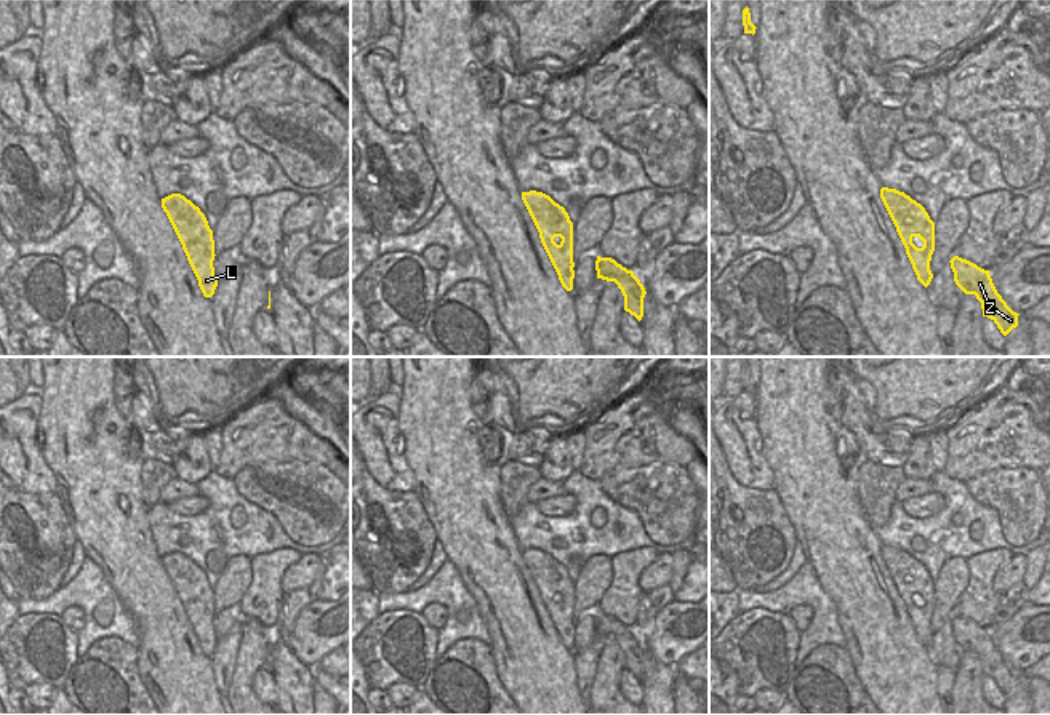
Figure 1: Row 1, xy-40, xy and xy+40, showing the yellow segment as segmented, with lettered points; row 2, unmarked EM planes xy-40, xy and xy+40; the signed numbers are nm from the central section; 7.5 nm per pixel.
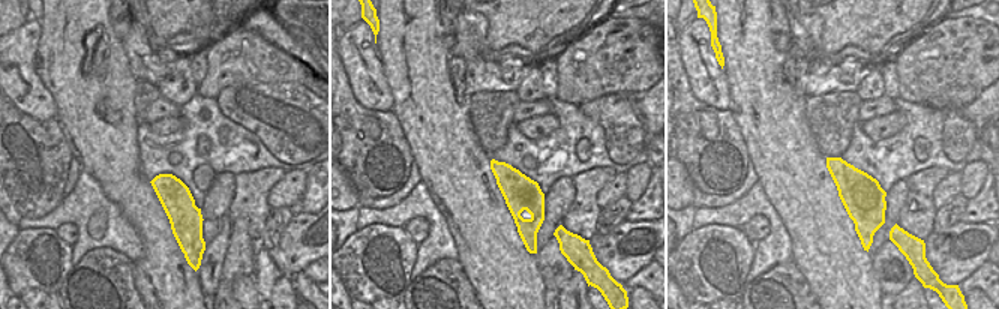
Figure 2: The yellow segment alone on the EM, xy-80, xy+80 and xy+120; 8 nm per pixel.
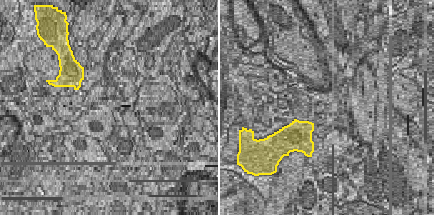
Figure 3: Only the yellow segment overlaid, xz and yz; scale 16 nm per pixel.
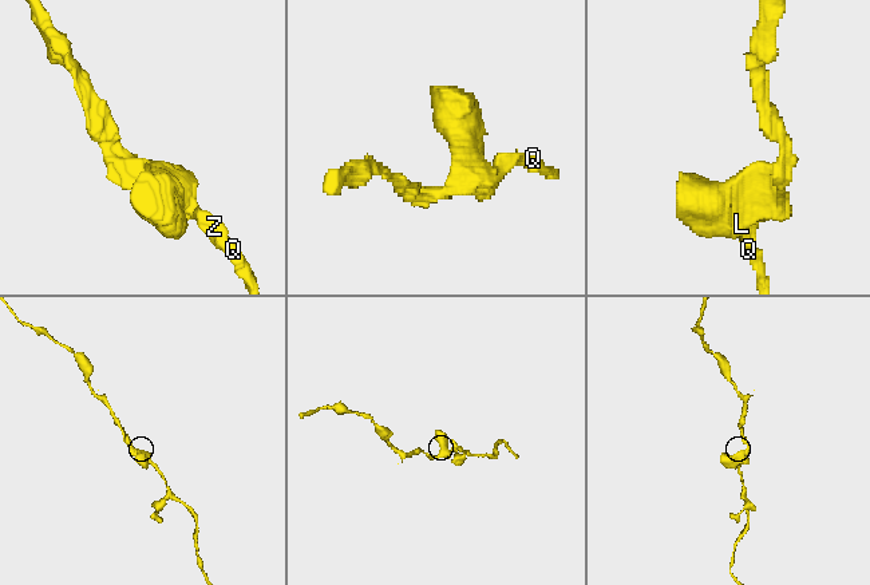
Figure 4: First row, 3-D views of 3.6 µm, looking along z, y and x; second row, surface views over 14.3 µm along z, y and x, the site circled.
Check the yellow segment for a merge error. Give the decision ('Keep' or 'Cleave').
Keep.

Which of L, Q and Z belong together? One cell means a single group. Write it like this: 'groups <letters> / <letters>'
groups L Q Z

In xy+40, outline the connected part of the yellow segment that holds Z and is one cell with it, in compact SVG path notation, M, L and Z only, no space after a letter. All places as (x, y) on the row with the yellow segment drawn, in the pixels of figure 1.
M954 256L949 262L954 272L956 285L965 294L976 296L976 299L981 302L983 317L991 318L1004 336L1018 326L1020 314L1013 312L997 293L989 270L984 270L959 256Z

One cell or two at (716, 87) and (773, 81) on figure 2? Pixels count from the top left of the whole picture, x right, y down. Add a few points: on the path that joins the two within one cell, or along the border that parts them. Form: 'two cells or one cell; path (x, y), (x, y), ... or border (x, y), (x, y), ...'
two cells; border (722, 69), (729, 92), (729, 108)

